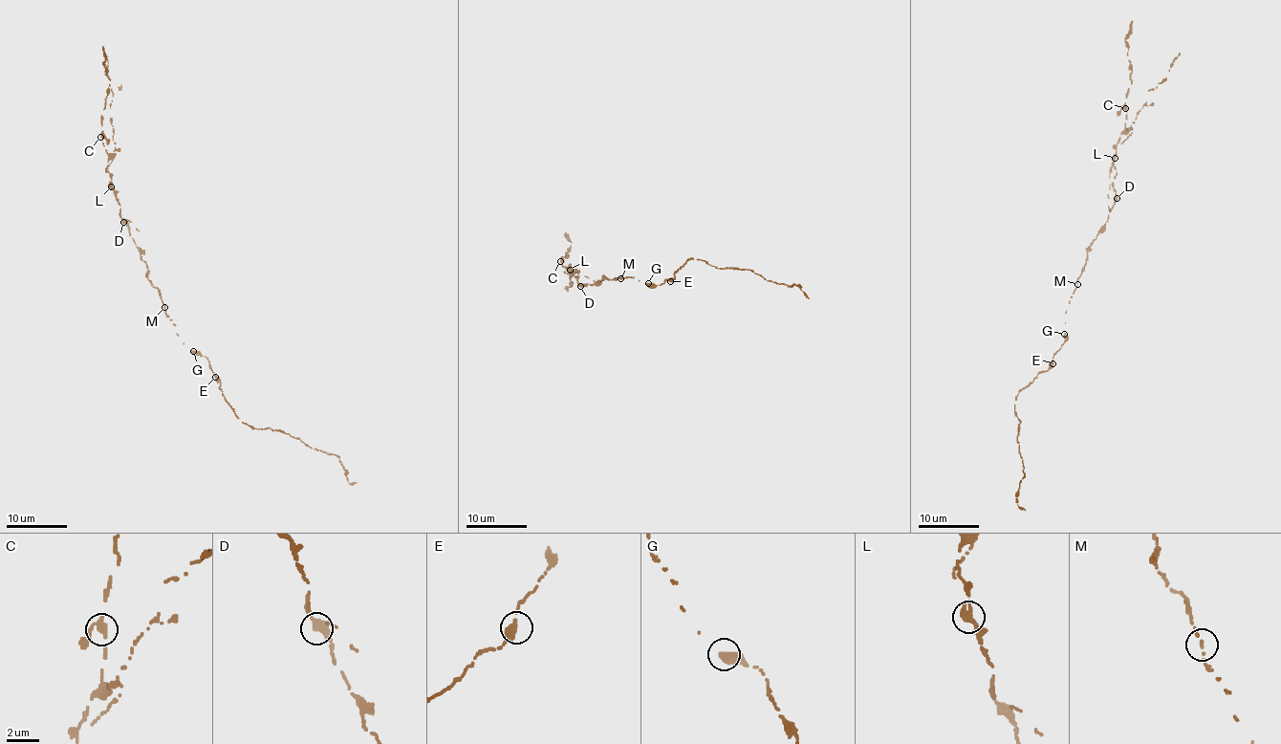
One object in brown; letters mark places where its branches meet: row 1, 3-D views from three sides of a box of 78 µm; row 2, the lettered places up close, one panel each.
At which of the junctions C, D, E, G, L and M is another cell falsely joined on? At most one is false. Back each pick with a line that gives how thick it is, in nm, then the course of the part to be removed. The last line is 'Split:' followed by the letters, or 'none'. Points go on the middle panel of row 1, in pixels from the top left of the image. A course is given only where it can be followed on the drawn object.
L: 340 nm thick
Split: L

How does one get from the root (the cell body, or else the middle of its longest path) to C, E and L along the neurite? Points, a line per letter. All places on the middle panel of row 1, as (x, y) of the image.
C: (620, 278), (607, 279), (604, 276), (592, 285), (582, 284), (570, 266), (565, 268), (560, 261)
E: (620, 278), (633, 276), (656, 286), (667, 279), (670, 281)
L: (620, 278), (607, 279), (604, 276), (592, 285), (585, 285), (578, 283), (577, 275), (575, 277), (569, 269)

